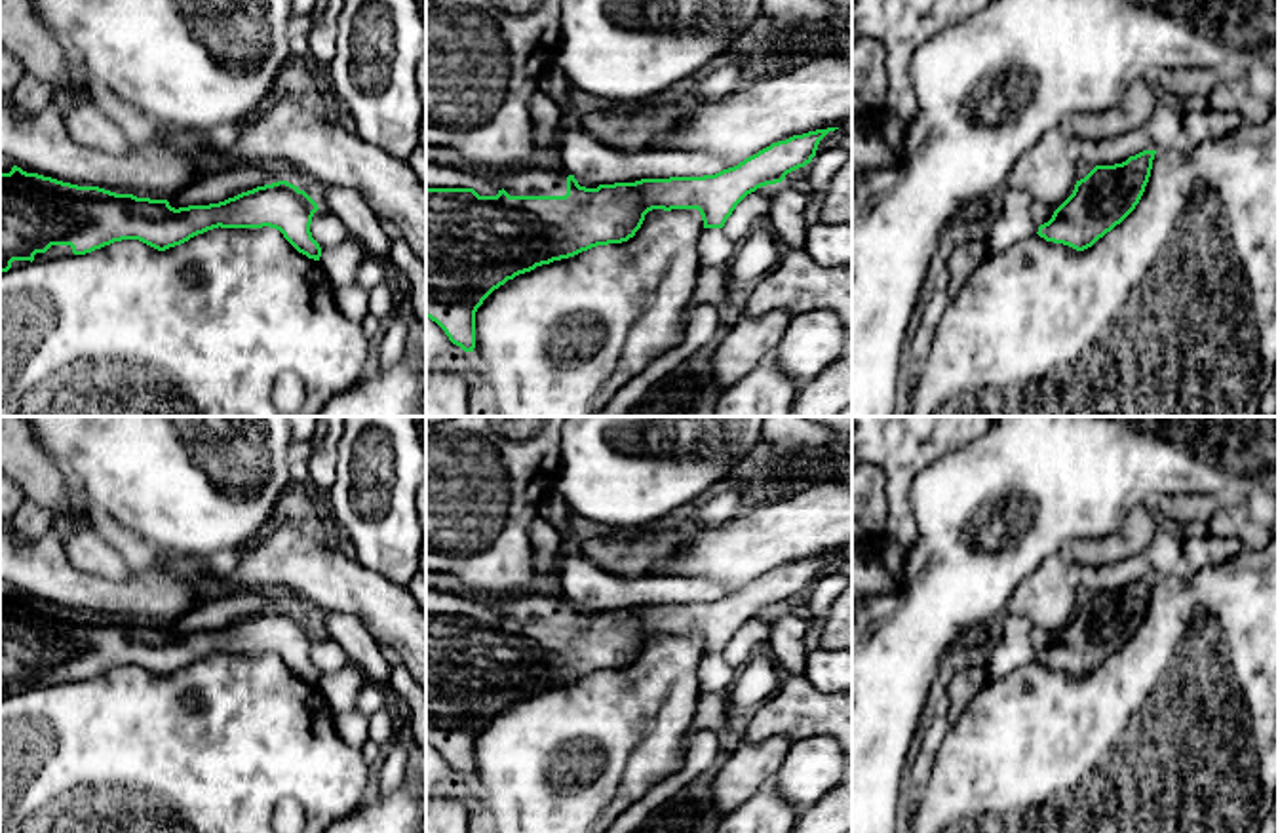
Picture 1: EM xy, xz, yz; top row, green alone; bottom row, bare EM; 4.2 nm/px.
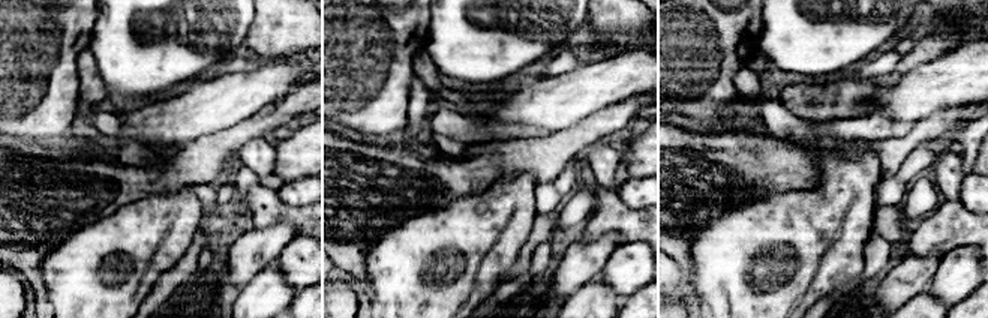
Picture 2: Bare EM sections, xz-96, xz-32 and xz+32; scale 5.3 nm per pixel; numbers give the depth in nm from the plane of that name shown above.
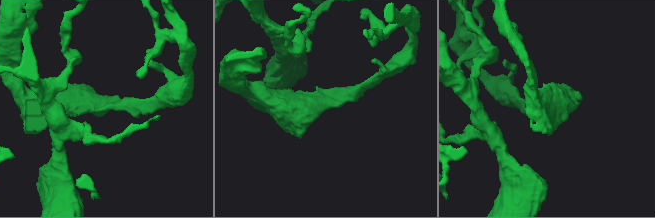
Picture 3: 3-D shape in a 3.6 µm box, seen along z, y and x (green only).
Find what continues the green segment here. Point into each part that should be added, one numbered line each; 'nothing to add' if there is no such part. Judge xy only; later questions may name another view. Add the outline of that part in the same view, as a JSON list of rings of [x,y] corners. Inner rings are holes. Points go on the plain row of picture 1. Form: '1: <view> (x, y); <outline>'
1: xy (56, 678); [[[51,671],[46,679],[36,679],[32,688],[72,683],[70,671]]]

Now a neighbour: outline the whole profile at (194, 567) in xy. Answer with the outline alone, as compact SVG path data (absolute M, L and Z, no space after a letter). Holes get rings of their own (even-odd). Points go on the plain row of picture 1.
M127 538L127 542L141 557L152 559L152 561L162 561L162 563L167 563L173 567L181 567L181 569L188 571L194 578L200 574L211 572L211 561L181 561L177 557L160 553L158 550L152 550L135 538Z

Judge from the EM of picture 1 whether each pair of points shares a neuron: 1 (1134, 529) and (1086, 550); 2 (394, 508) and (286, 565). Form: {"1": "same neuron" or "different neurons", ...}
{"1": "same neuron", "2": "different neurons"}

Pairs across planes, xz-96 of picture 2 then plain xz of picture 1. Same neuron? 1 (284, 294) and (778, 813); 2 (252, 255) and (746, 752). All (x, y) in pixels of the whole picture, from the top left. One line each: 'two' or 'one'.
1: one
2: one

